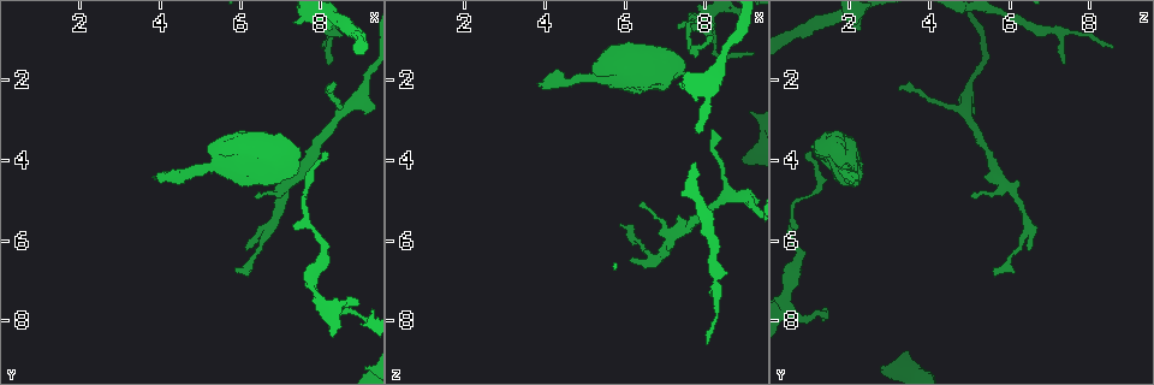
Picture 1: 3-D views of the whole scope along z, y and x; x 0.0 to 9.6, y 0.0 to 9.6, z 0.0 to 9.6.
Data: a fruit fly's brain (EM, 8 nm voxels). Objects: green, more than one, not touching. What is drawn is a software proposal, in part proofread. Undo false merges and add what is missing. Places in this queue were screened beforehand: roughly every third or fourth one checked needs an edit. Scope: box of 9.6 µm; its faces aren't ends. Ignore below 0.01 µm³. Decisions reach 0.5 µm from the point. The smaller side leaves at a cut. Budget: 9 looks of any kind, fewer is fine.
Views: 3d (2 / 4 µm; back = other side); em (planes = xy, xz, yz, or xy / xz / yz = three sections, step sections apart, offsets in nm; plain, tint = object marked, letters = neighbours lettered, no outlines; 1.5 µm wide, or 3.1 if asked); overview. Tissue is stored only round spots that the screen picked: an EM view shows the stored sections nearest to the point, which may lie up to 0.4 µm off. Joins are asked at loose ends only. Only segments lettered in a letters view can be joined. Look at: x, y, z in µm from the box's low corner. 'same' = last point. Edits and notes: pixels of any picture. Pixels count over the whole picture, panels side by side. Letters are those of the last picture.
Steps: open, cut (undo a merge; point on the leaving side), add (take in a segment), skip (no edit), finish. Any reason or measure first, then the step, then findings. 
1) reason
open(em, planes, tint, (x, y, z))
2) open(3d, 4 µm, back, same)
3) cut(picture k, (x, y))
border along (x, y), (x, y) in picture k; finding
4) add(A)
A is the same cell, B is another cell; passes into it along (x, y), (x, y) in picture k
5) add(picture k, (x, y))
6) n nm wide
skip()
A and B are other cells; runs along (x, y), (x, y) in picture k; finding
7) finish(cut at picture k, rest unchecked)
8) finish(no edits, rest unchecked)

thin end
open(em, planes, tint, (8.00, 1.15, 8.60))

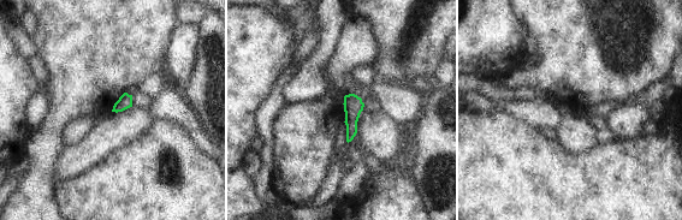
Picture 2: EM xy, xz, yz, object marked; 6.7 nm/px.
open(em, planes, letters, same)

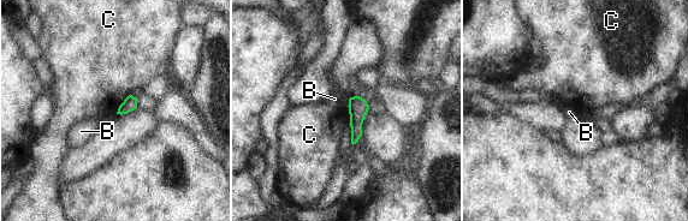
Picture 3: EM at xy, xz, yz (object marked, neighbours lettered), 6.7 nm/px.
80 nm wide
skip()
B and C are other cells; border along (129, 94), (116, 113) in picture 3; none of them fits

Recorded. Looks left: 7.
free end
open(em, planes, letters, (8.10, 2.20, 3.25))

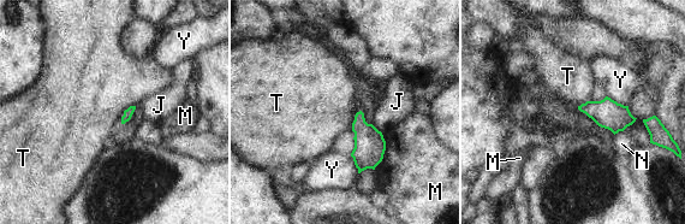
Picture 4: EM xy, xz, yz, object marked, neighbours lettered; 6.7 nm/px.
skip()
J, M, N, T and Y are other cells; border along (589, 100), (581, 105) in picture 4; no lettered segment goes on from it

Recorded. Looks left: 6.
an open end
open(em, xz, step 8, letters, (5.90, 6.70, 5.55))

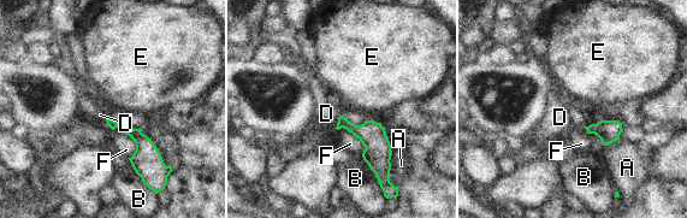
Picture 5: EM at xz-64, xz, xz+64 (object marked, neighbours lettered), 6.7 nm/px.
open(em, planes, letters, same)

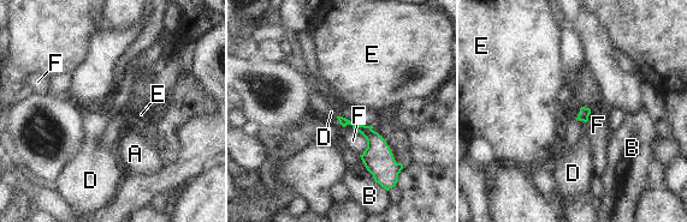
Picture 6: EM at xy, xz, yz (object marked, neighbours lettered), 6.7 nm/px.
skip()
A, B, D, E and F are other cells; border along (576, 119), (586, 122) in picture 6; none of them fits

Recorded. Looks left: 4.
branch stops here
open(3d, 4 µm, (3.90, 4.55, 2.15))

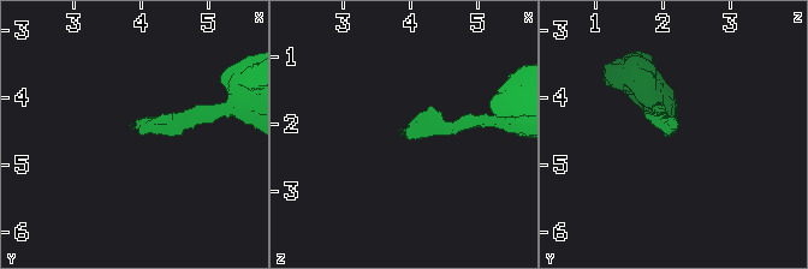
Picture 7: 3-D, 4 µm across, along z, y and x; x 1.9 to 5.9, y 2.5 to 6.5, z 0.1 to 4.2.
open(em, xy, step 4, tint, (3.85, 4.50, 2.15))

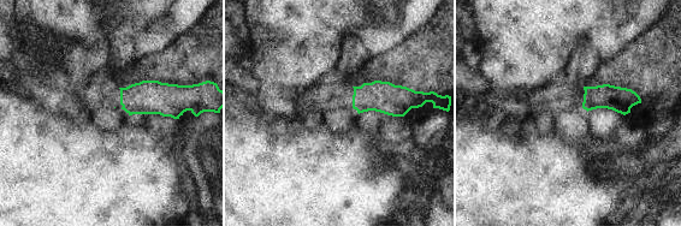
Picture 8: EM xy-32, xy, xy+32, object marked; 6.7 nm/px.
cut it another way
open(em, planes, letters, same)

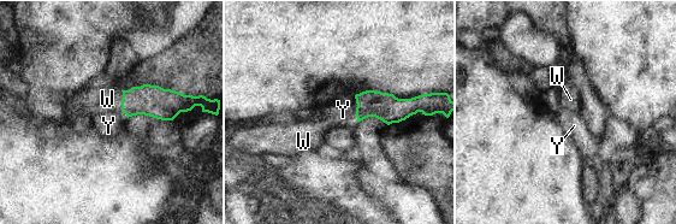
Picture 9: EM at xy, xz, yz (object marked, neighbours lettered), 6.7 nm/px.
add(W)
W is the same cell, Y is another cell; it goes on there

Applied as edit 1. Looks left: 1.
finish(add at picture 9, rest unchecked)

